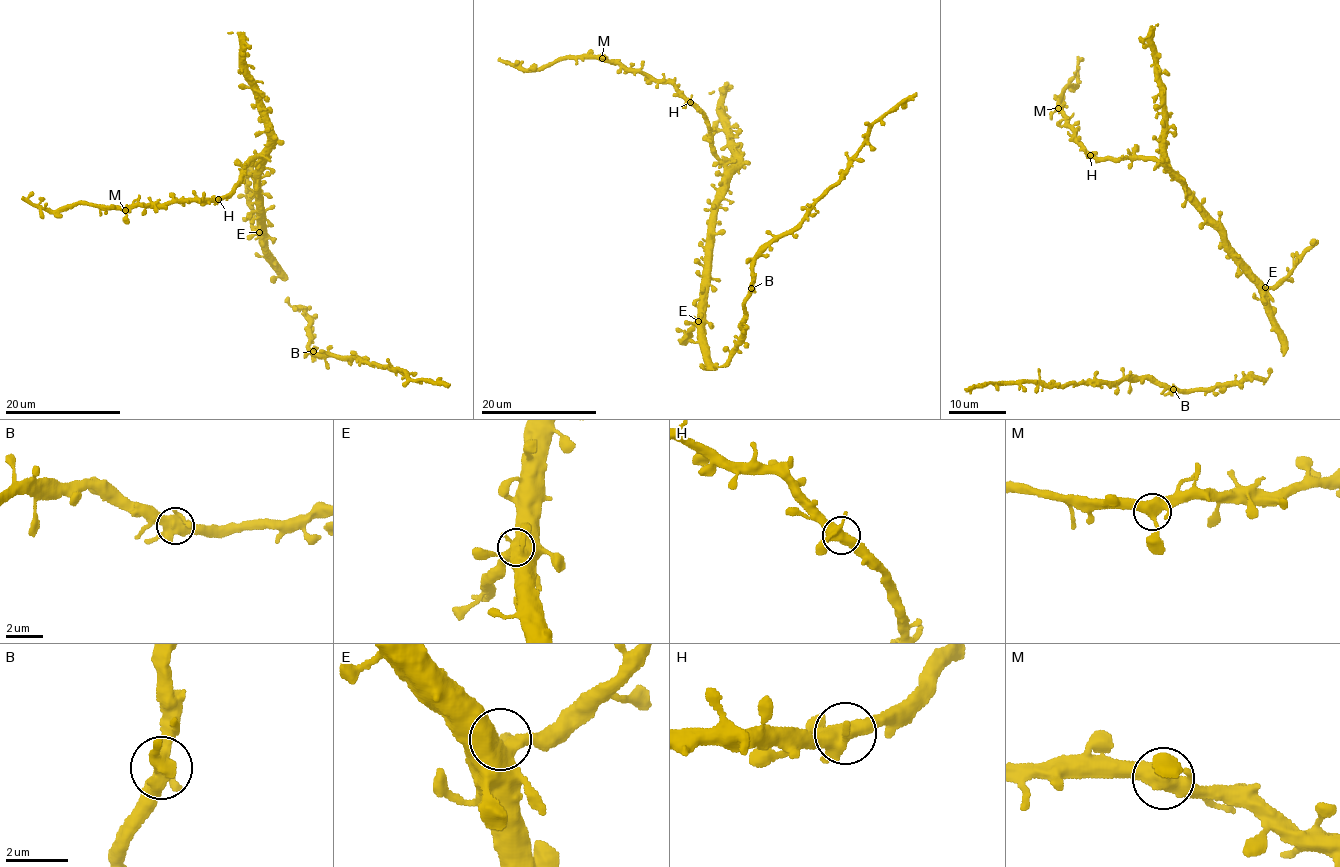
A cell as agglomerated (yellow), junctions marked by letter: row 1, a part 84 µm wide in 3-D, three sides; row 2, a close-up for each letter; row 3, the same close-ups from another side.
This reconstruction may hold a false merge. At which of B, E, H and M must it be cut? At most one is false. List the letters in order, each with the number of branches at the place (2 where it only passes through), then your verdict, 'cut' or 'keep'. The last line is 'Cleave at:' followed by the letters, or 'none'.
B: 4 | keep
E: 4 | keep
H: 4 | keep
M: 4 | keep
Cleave at: none

